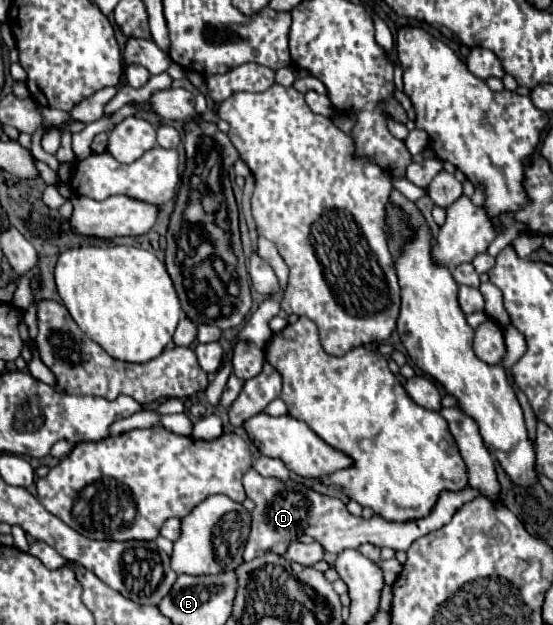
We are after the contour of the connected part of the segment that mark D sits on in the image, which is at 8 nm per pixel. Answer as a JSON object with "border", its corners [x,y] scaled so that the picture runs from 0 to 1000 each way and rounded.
{"border":[[[458,749],[439,762],[439,778],[447,794],[461,803],[461,816],[454,819],[458,838],[454,838],[454,854],[443,870],[439,896],[450,899],[472,886],[494,883],[494,886],[515,886],[519,874],[537,864],[544,854],[555,854],[570,861],[588,883],[617,886],[627,877],[649,877],[653,870],[675,870],[675,874],[703,874],[711,880],[736,880],[754,861],[801,845],[819,822],[844,803],[859,800],[870,787],[863,781],[852,781],[848,774],[826,787],[819,784],[801,784],[783,810],[783,816],[754,832],[736,832],[736,835],[707,835],[696,832],[682,822],[675,822],[667,832],[646,829],[631,822],[627,810],[613,797],[595,797],[584,790],[573,790],[562,781],[552,781],[548,774],[523,768],[523,771],[501,771],[497,765],[479,765],[465,758]]]}

